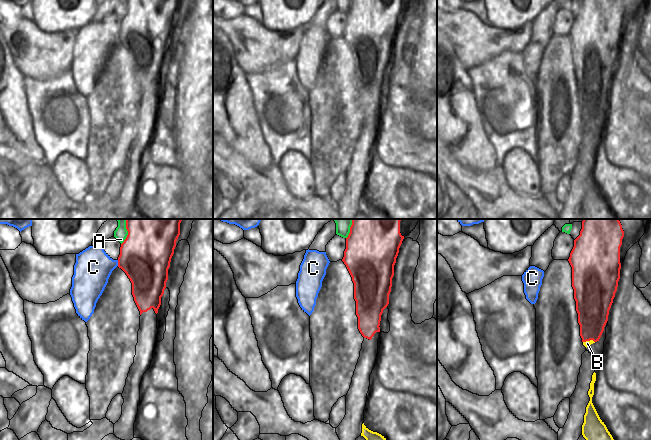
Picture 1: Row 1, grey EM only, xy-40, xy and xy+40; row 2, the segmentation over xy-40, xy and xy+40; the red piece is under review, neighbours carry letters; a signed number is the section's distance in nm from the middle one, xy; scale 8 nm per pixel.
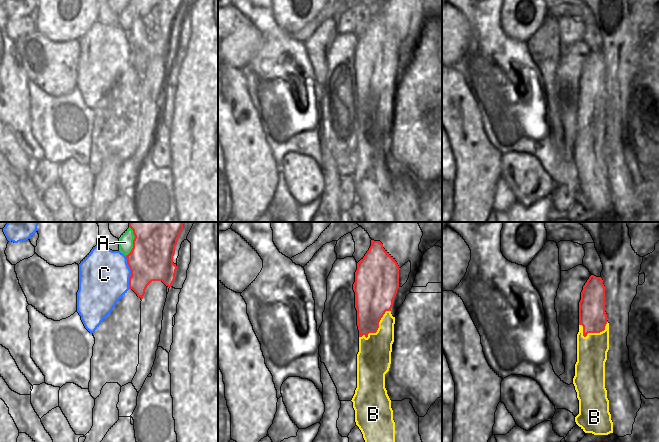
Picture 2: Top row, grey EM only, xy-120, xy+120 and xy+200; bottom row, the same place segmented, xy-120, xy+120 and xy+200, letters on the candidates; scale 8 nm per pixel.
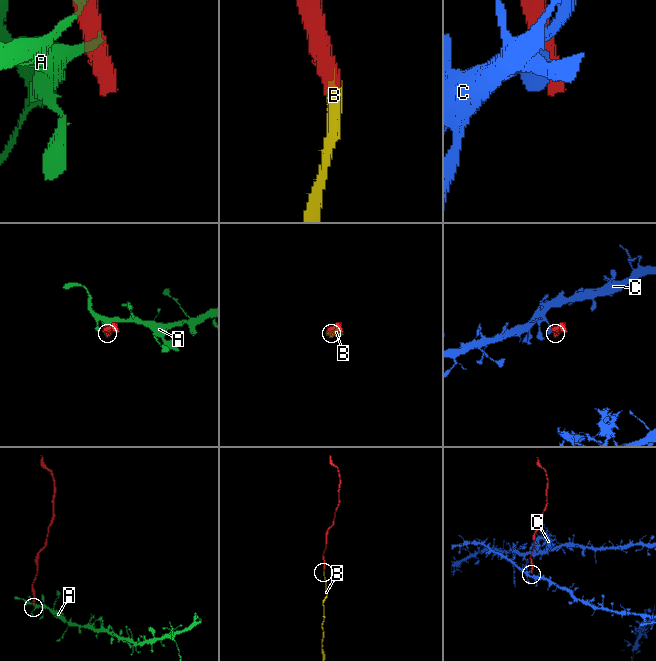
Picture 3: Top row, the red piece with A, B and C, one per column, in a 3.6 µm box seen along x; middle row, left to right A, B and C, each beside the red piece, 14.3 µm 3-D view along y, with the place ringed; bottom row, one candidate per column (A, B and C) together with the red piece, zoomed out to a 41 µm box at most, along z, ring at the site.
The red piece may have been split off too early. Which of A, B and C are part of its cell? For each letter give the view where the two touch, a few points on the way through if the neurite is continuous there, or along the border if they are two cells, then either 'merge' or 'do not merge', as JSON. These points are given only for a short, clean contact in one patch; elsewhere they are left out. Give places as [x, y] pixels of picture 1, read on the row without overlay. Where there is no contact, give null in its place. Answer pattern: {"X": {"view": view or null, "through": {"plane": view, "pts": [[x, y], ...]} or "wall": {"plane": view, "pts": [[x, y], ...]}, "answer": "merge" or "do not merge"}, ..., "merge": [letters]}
{"A": {"view": "xy-40", "wall": {"plane": "xy-40", "pts": [[126, 0], [127, 12], [121, 20]]}, "answer": "do not merge"}, "B": {"view": "xy+40", "answer": "merge"}, "C": {"view": "xy-40", "wall": {"plane": "xy-40", "pts": [[117, 36], [118, 41]]}, "answer": "do not merge"}, "merge": ["B"]}

